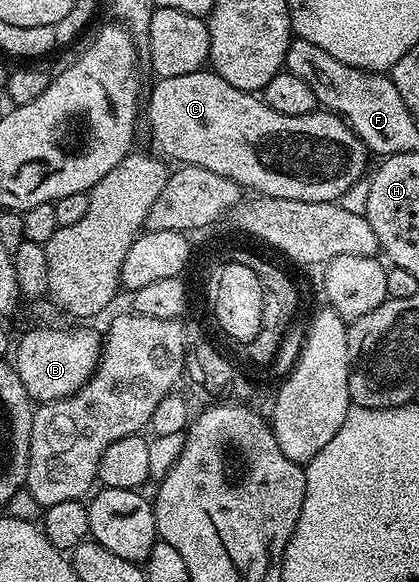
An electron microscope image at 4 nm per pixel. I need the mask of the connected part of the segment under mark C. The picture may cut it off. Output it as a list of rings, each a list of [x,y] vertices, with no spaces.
[[[211,70],[155,82],[148,96],[148,128],[169,161],[214,170],[269,200],[336,202],[364,176],[368,149],[347,122],[330,111],[278,114],[259,95],[230,86]]]

